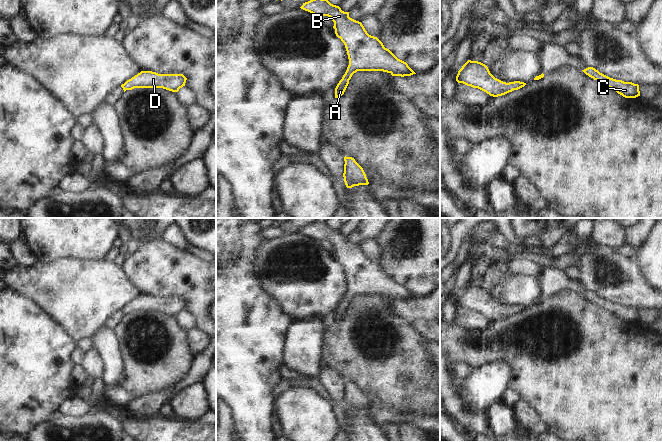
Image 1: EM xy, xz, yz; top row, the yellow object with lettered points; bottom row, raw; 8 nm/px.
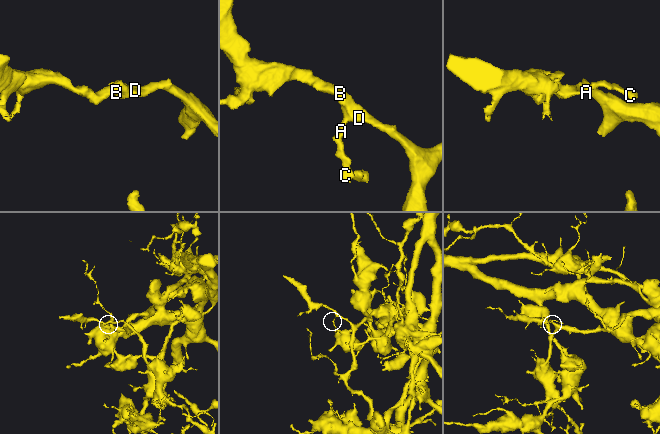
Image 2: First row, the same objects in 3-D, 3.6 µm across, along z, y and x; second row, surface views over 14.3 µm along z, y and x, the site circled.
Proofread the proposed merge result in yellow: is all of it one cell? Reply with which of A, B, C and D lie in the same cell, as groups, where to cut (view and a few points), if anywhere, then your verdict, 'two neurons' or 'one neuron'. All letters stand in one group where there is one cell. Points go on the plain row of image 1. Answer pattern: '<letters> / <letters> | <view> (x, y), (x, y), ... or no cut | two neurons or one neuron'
A B C D | no cut | one neuron

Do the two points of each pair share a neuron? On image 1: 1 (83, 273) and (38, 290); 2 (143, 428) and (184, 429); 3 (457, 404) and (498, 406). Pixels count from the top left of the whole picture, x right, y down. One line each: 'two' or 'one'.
1: one
2: one
3: two

